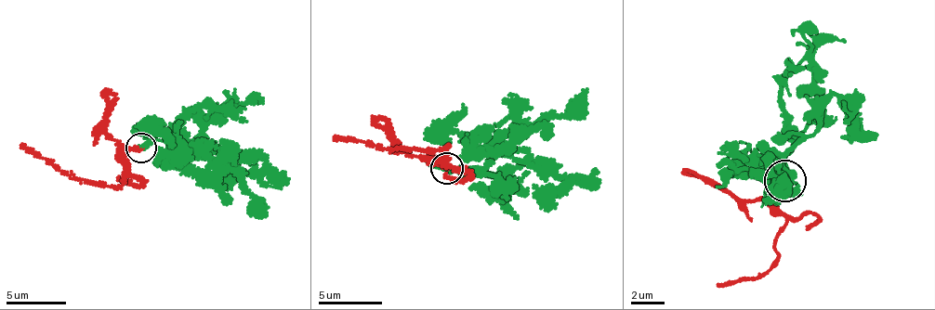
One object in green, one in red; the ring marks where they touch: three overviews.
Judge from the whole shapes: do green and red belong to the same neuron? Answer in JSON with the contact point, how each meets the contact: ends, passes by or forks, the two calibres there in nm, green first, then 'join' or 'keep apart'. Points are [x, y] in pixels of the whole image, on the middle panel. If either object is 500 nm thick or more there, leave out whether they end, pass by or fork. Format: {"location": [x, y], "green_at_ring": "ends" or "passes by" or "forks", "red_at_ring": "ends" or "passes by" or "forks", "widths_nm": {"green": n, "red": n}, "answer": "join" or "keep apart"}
{"location": [446, 168], "green_at_ring": "ends", "red_at_ring": "ends", "widths_nm": {"green": 260, "red": 200}, "answer": "join"}

